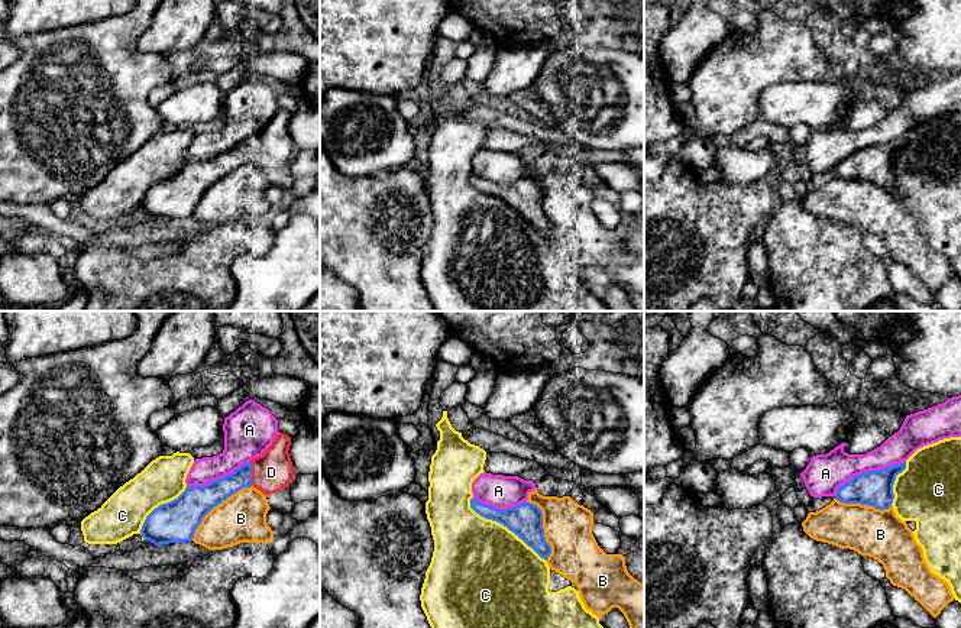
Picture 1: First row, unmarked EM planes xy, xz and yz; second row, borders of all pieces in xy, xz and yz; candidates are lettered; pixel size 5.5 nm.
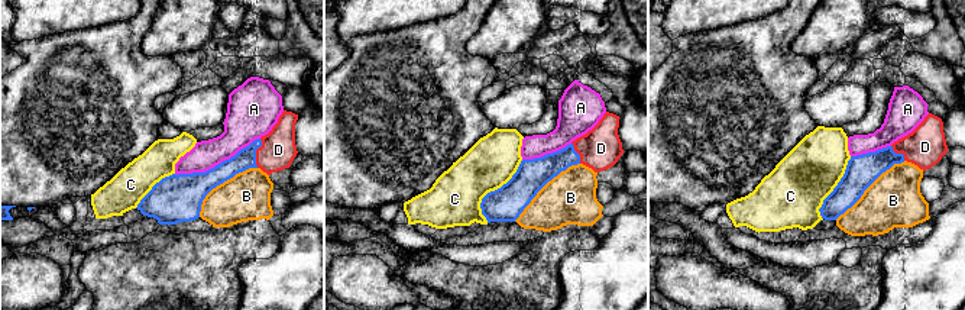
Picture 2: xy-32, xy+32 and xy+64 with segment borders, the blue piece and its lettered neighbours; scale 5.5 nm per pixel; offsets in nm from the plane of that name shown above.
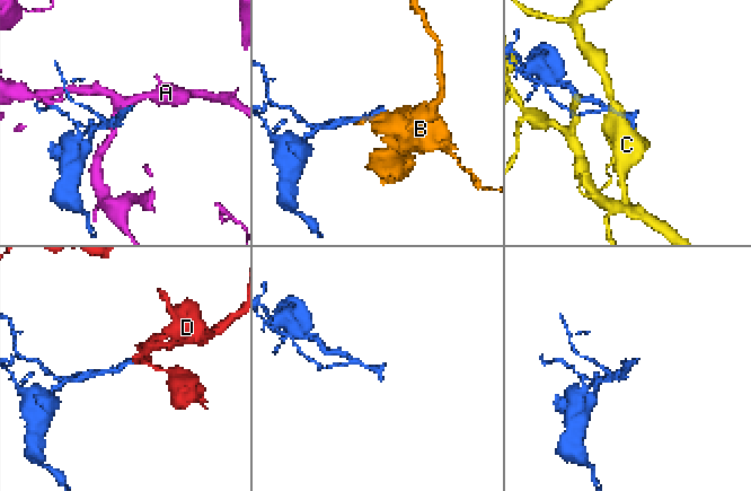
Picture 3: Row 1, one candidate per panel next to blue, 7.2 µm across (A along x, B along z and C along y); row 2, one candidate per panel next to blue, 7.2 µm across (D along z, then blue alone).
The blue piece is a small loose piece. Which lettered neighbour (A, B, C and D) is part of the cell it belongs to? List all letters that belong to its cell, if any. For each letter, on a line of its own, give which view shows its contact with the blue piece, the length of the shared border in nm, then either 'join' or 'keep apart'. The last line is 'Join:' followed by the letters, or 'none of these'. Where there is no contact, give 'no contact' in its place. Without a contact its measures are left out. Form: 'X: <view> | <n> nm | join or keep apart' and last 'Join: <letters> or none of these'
A: yz | 440 nm | keep apart
B: xy | 460 nm | keep apart
C: xz | 550 nm | keep apart
D: xy | 140 nm | join
Join: D

